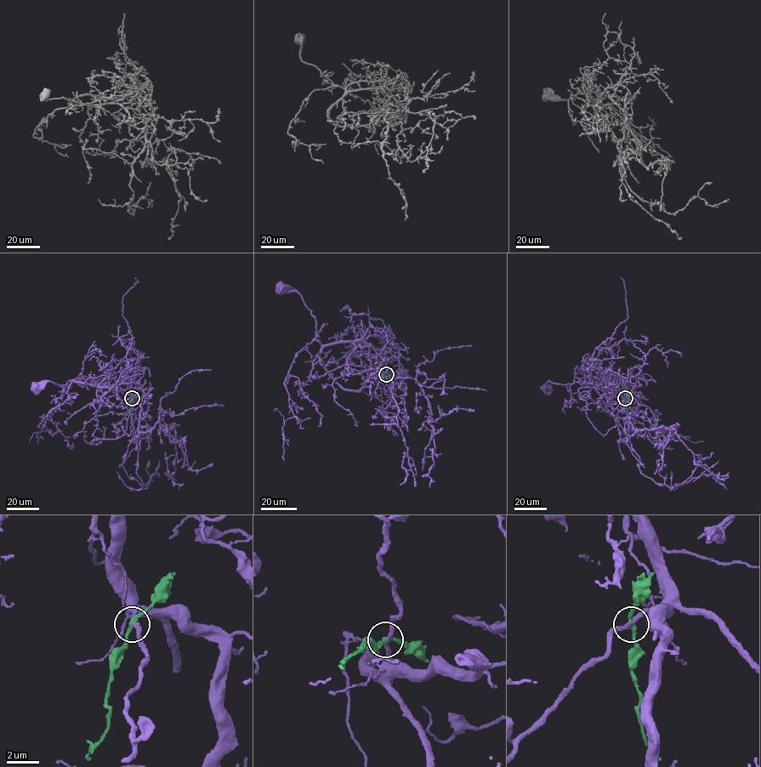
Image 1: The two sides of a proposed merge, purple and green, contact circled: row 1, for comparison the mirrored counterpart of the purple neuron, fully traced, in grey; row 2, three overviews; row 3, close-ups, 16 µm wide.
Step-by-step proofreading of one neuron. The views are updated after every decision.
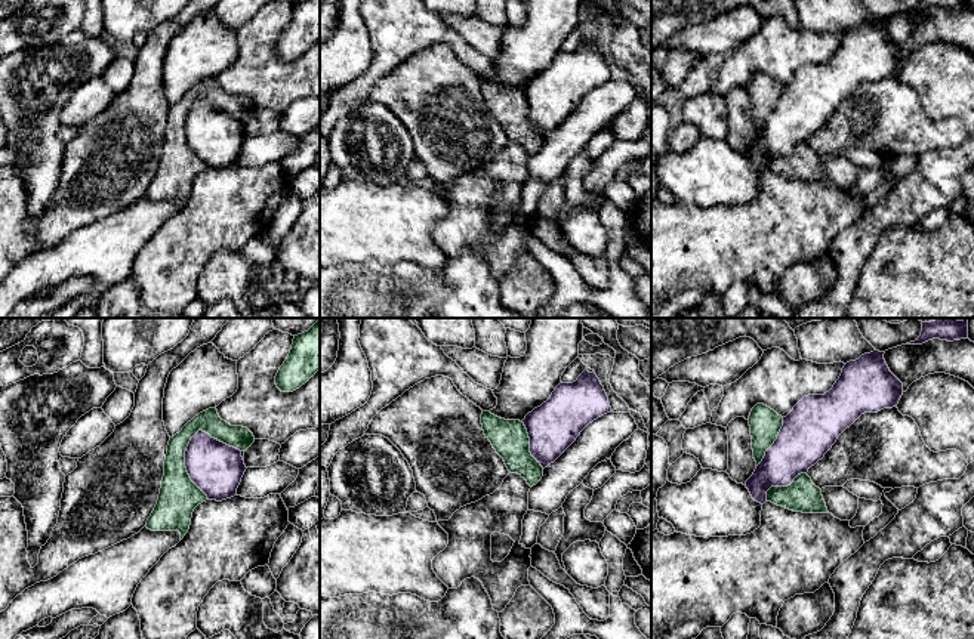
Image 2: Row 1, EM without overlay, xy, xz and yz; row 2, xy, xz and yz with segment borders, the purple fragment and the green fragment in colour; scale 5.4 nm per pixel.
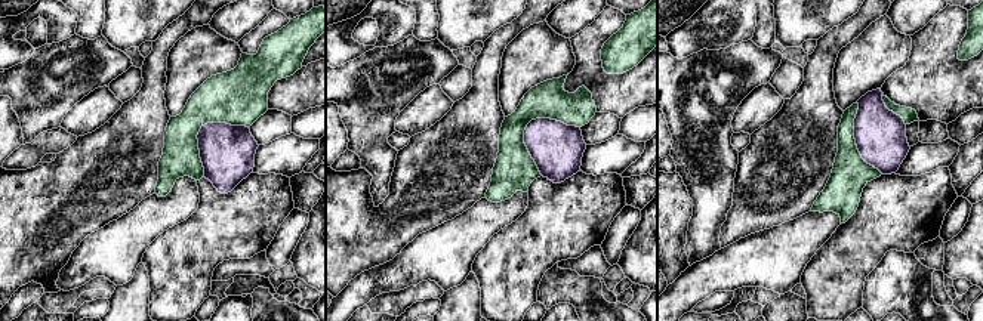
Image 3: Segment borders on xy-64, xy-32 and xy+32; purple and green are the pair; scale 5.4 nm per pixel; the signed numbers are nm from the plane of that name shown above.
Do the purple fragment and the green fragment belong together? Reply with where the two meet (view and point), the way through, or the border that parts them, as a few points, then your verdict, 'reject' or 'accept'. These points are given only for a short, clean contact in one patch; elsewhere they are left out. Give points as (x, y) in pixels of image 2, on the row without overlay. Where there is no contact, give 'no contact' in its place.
contact xy (185, 133); reject

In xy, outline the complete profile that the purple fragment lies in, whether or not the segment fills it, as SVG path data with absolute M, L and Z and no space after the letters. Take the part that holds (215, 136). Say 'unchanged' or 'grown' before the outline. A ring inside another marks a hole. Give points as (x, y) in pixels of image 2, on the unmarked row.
unchanged; M198 99L185 120L185 136L191 149L209 169L222 170L237 164L246 141L241 120Z

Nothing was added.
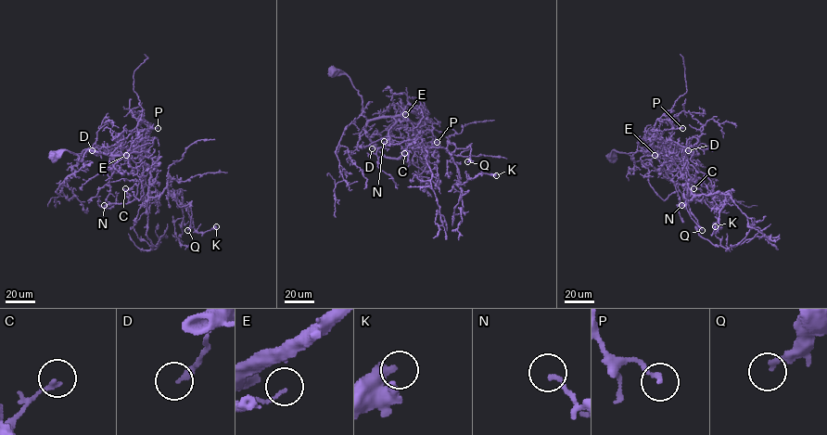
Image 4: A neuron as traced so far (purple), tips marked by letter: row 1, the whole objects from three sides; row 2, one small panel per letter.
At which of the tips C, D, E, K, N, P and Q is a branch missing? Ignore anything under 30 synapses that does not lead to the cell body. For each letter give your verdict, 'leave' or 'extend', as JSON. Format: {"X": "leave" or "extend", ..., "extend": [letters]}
{"C": "leave", "D": "leave", "E": "leave", "K": "leave", "N": "leave", "P": "leave", "Q": "leave", "extend": []}

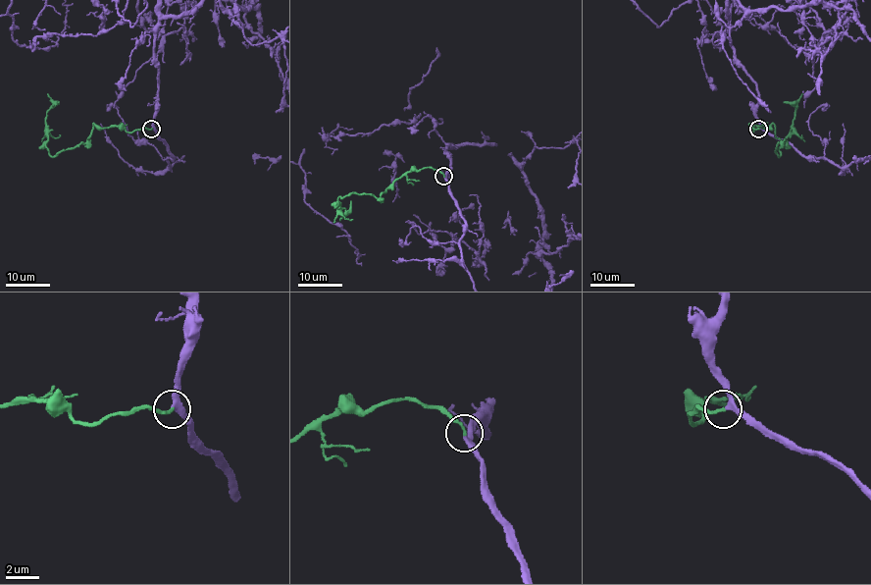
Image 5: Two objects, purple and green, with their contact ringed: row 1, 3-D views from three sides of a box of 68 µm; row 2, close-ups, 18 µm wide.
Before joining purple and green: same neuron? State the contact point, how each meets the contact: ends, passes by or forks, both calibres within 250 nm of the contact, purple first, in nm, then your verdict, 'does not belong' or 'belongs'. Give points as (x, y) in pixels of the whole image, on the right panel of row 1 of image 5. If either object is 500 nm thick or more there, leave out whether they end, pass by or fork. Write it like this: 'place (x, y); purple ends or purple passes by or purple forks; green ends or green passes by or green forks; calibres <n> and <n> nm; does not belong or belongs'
place (758, 129); purple passes by; green ends; calibres 280 and 170 nm; belongs

